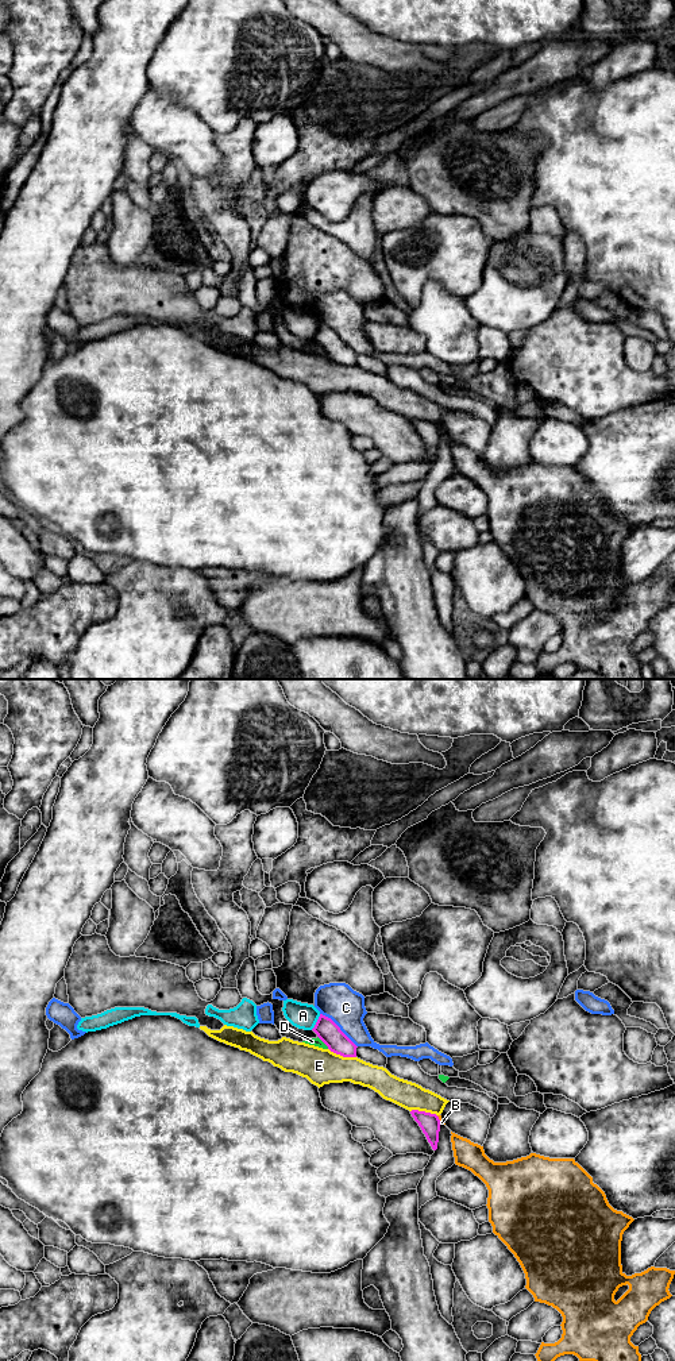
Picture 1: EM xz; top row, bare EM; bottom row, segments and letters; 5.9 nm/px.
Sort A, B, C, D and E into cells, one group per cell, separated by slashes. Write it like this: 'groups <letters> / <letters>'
groups A / B / C / D / E

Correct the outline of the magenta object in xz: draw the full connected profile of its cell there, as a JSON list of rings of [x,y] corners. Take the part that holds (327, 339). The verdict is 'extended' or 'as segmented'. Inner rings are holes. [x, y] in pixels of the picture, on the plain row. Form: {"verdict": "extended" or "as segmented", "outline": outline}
{"verdict": "as segmented", "outline": [[[320,323],[312,338],[328,358],[343,366],[356,366],[356,354],[328,325]]]}

